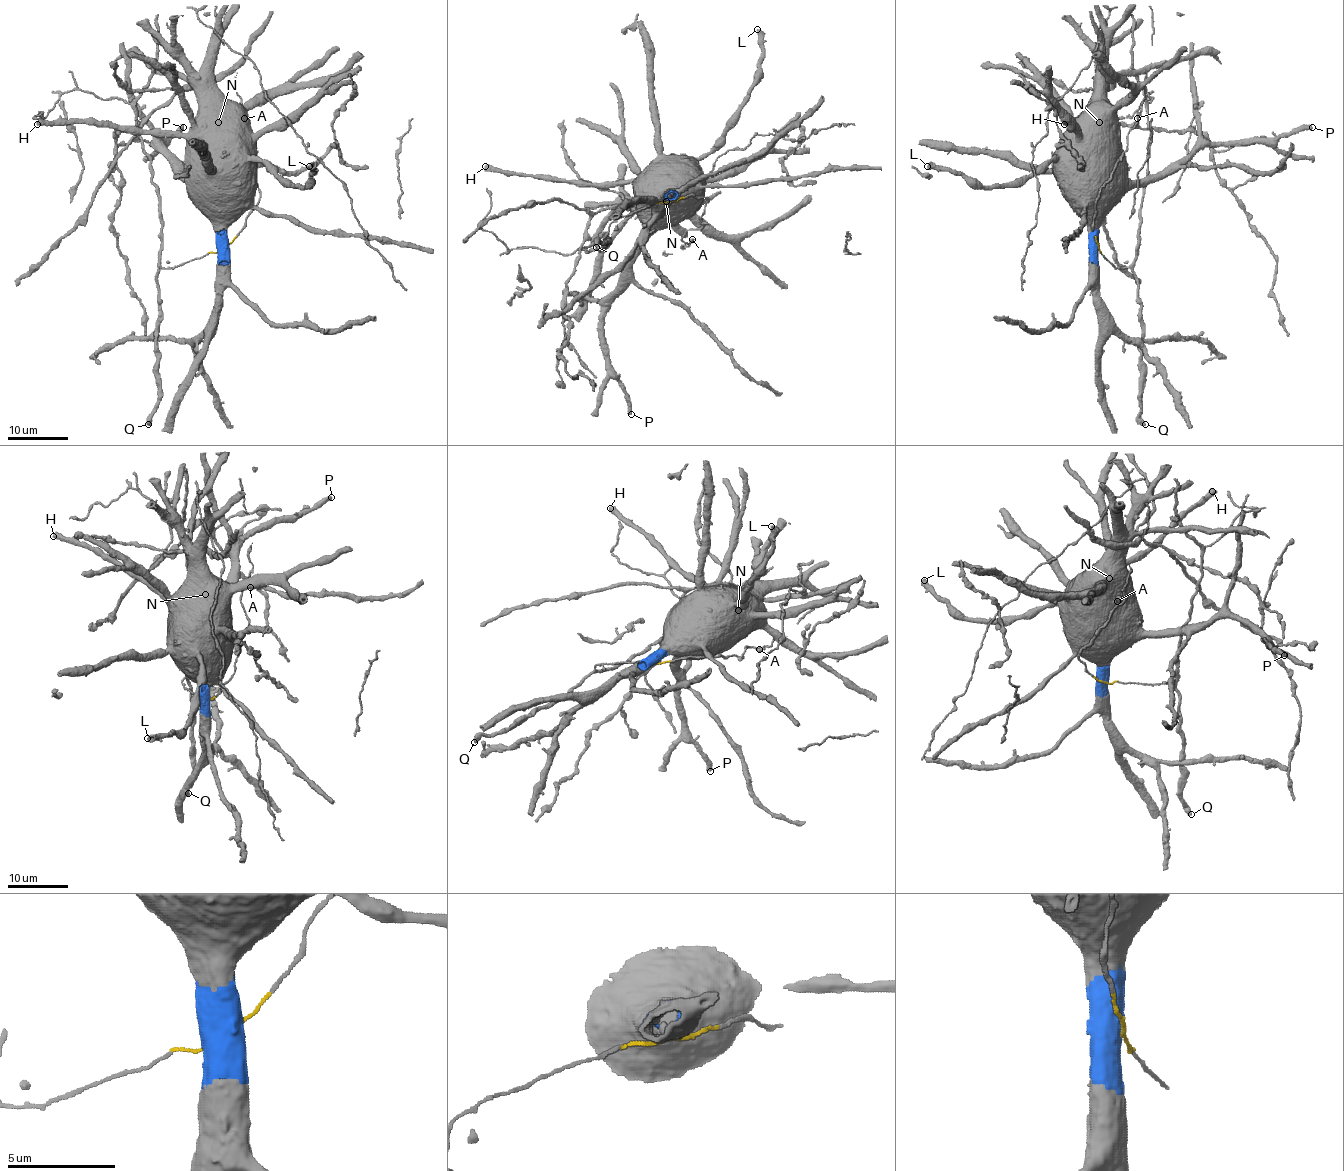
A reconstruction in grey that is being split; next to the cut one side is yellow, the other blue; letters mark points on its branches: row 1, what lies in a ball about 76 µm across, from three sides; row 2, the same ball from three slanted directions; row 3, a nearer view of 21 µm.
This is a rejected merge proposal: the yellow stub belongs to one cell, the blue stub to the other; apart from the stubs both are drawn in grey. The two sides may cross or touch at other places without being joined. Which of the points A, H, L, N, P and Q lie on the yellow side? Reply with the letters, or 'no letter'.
A, Q

